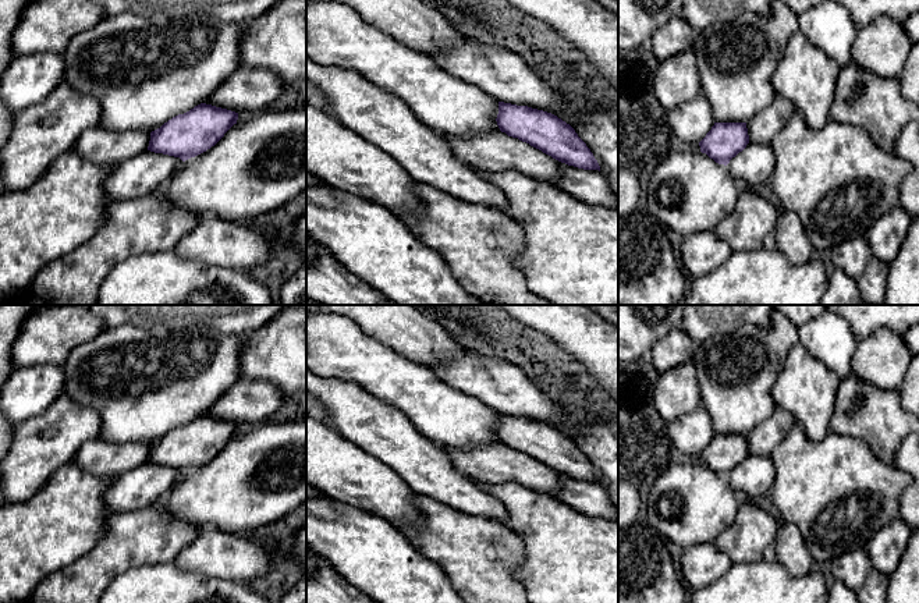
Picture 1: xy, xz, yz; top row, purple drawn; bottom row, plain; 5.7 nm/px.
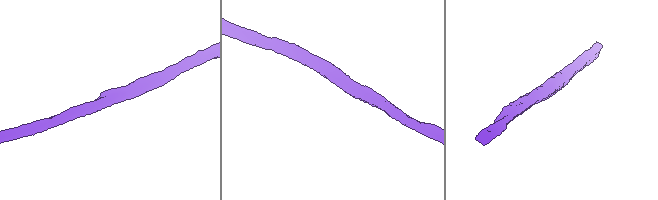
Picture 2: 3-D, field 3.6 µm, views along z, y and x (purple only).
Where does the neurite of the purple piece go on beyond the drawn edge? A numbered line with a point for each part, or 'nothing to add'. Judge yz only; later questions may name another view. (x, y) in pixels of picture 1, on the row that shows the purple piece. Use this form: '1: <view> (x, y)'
1: yz (737, 59)

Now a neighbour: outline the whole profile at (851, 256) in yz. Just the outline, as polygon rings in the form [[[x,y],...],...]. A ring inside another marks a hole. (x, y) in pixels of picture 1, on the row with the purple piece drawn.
[[[866,235],[847,240],[830,251],[834,269],[840,269],[851,279],[859,280],[873,253]]]

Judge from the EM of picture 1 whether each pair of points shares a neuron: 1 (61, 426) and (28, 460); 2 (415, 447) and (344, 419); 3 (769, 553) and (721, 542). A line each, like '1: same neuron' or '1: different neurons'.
1: same neuron
2: same neuron
3: different neurons

